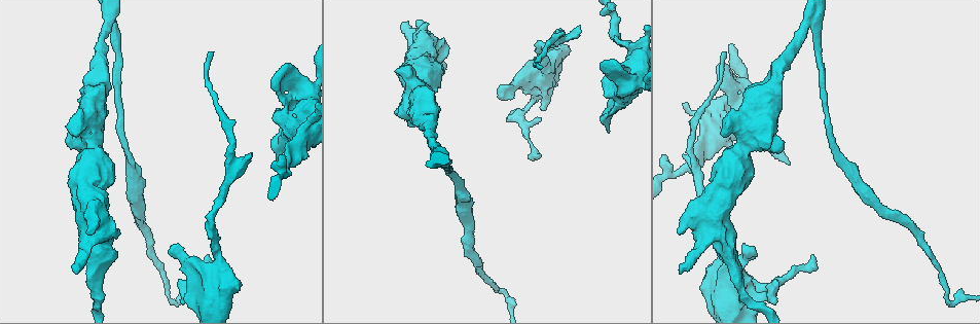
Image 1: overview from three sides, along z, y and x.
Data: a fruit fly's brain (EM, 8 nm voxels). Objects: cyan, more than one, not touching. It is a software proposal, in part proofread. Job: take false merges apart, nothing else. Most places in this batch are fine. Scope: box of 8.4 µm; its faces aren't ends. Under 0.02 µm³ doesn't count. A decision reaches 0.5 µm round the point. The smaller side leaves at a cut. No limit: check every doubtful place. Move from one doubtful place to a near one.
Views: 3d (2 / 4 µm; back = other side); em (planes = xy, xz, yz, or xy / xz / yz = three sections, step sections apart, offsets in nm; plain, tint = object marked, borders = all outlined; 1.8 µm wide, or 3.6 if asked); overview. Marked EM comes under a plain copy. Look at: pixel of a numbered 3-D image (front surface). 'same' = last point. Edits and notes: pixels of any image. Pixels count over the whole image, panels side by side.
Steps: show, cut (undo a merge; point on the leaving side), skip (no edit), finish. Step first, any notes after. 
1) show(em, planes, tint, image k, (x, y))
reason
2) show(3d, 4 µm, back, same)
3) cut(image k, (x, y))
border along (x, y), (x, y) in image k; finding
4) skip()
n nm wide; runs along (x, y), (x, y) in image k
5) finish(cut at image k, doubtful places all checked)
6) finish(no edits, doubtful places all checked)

show(em, yz, step 16, tint, image 1, (111, 20))
a fork

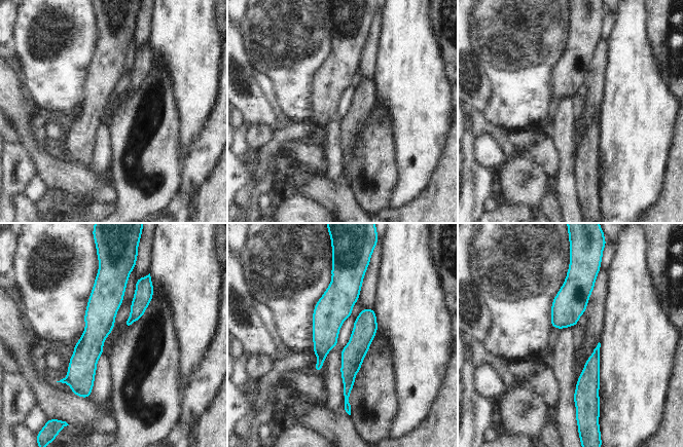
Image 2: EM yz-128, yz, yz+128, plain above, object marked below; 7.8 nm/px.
show(em, xz, step 4, tint, same)

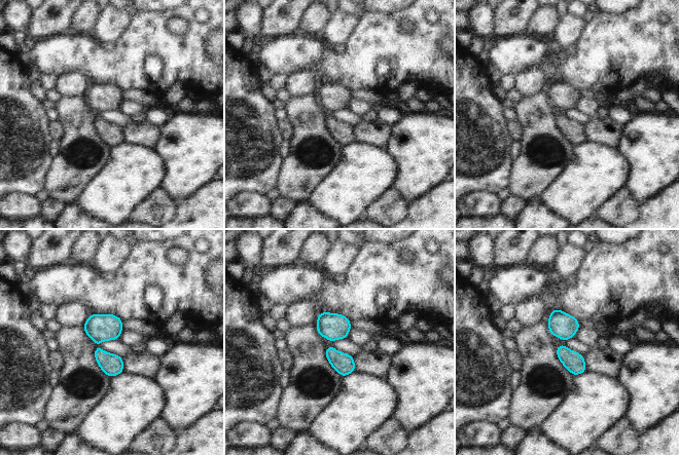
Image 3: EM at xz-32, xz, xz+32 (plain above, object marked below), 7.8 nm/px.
skip()
continuous, no second neuron

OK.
show(3d, 4 µm, image 1, (631, 81))
four arms meet

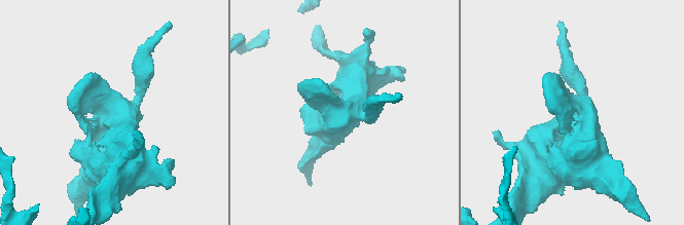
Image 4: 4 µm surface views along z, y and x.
show(em, 3.6 µm, planes, tint, image 4, (345, 108))
now the EM

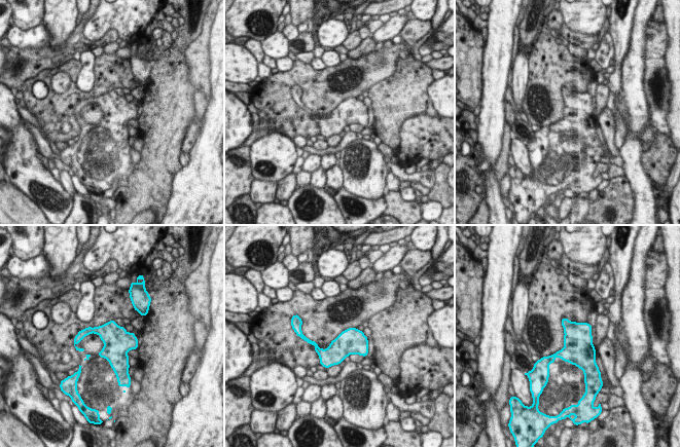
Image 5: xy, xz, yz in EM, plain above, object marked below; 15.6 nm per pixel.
skip()
continuous, no second neuron

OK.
show(em, planes, borders, image 1, (623, 100))
sharp bend

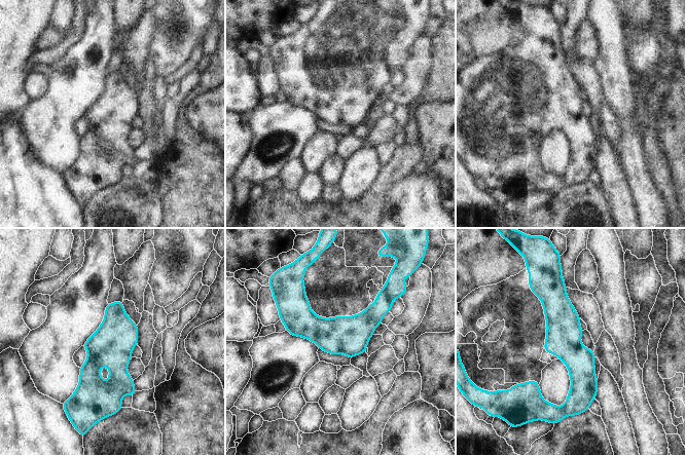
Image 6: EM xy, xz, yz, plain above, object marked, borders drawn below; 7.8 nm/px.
skip()
280 nm wide; one neuron here

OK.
show(em, 3.6 µm, planes, tint, image 1, (208, 282))

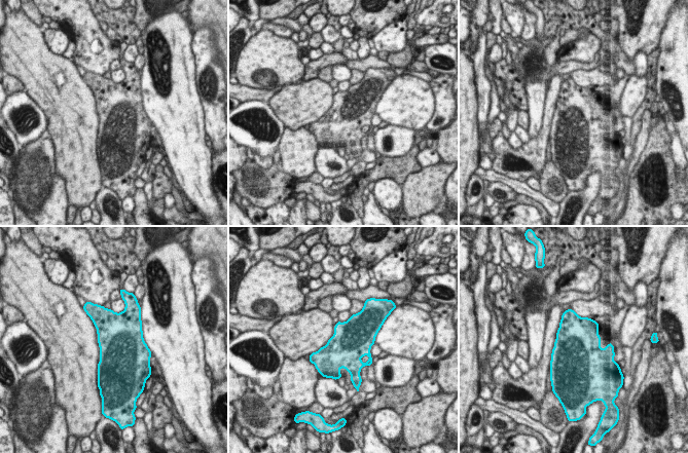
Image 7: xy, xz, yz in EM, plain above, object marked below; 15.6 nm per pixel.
skip()
all the same neuron

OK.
show(em, xz, step 16, tint, image 1, (88, 205))
sudden change in width

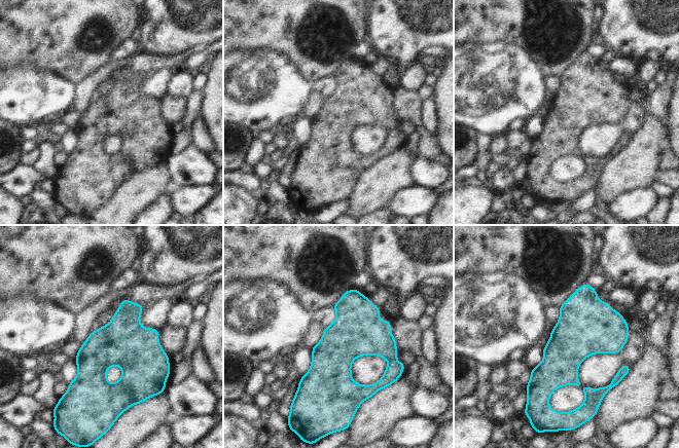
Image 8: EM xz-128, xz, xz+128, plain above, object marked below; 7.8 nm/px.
skip()
one neuron here

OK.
finish(no edits, doubtful places all checked)

